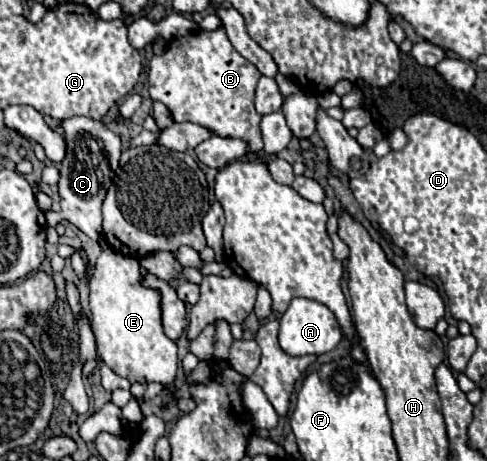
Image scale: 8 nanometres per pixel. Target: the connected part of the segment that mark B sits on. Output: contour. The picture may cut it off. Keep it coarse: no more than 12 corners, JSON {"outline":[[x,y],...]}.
{"outline":[[225,28],[183,36],[149,64],[175,122],[263,150],[259,70]]}

